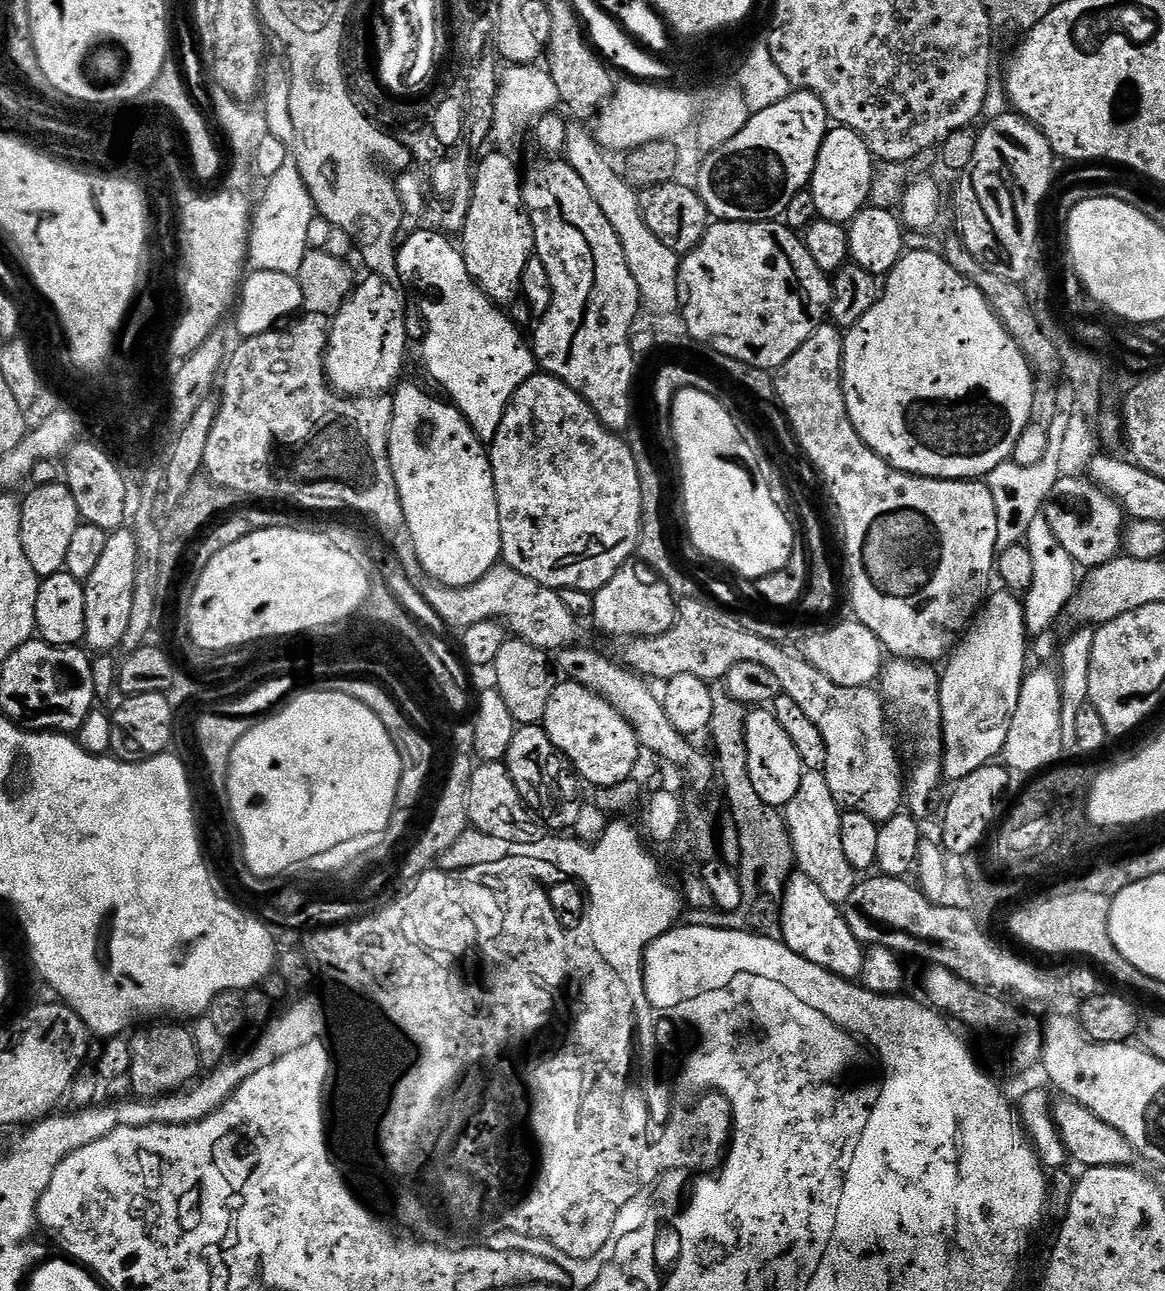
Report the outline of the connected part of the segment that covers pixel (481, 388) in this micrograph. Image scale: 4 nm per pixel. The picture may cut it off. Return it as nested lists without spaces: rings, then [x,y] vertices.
[[[413,231],[409,241],[398,249],[395,262],[400,272],[399,279],[402,282],[412,280],[416,284],[420,312],[426,325],[422,346],[429,374],[448,391],[447,399],[460,409],[478,439],[490,442],[494,434],[498,434],[498,426],[502,426],[504,409],[511,402],[512,395],[537,371],[536,357],[529,341],[520,337],[521,329],[513,324],[511,315],[503,316],[500,313],[503,311],[473,282],[472,275],[466,270],[463,251],[457,245],[455,248],[443,231],[435,231]]]

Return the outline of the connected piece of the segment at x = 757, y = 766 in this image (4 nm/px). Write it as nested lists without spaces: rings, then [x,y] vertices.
[[[760,706],[749,711],[746,722],[746,750],[750,762],[750,782],[754,782],[754,791],[762,802],[771,808],[780,810],[788,805],[790,798],[798,794],[798,786],[806,771],[802,758],[786,730],[778,722],[775,711]]]

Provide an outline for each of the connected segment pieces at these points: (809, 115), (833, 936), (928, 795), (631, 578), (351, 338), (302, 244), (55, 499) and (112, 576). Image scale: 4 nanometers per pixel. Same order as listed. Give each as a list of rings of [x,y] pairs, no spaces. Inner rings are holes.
[[[794,90],[782,102],[751,113],[746,126],[726,146],[707,153],[696,172],[694,187],[717,221],[775,221],[783,217],[794,194],[811,185],[818,150],[829,127],[830,117],[820,99],[812,92]]]
[[[803,874],[789,875],[784,885],[782,914],[782,942],[794,954],[822,966],[844,980],[855,981],[862,974],[865,945],[854,938],[843,911],[822,894],[818,882]]]
[[[896,658],[885,667],[878,681],[878,688],[886,701],[887,711],[891,713],[891,721],[895,725],[898,724],[902,733],[912,738],[912,752],[916,757],[912,760],[913,768],[909,767],[906,772],[906,804],[912,810],[930,807],[940,792],[940,784],[945,783],[944,735],[942,734],[942,706],[940,705],[941,673],[937,669],[935,672],[932,668],[935,667],[928,662]]]
[[[641,562],[623,564],[614,574],[614,578],[610,578],[606,586],[599,588],[594,597],[591,619],[608,636],[660,636],[664,632],[669,632],[676,620],[678,604],[671,590]]]
[[[369,275],[356,286],[331,321],[325,352],[325,376],[330,385],[343,395],[380,394],[380,384],[391,389],[401,379],[404,351],[410,346],[410,339],[406,300],[400,297],[395,286],[391,280]]]
[[[288,150],[285,163],[276,174],[267,179],[262,202],[253,213],[252,232],[249,236],[248,264],[253,271],[266,270],[295,276],[301,269],[308,246],[310,223],[316,215],[315,204],[302,181],[298,152]]]
[[[56,481],[48,485],[34,486],[21,501],[22,544],[26,558],[41,579],[63,571],[67,551],[77,526],[82,522],[78,506],[66,483]]]
[[[123,526],[109,535],[106,551],[102,554],[97,569],[94,574],[90,574],[88,580],[83,581],[86,598],[84,640],[93,653],[108,654],[116,650],[112,648],[119,649],[123,645],[126,626],[130,626],[130,610],[134,606],[136,567],[139,561],[140,551],[135,531],[131,527]]]

